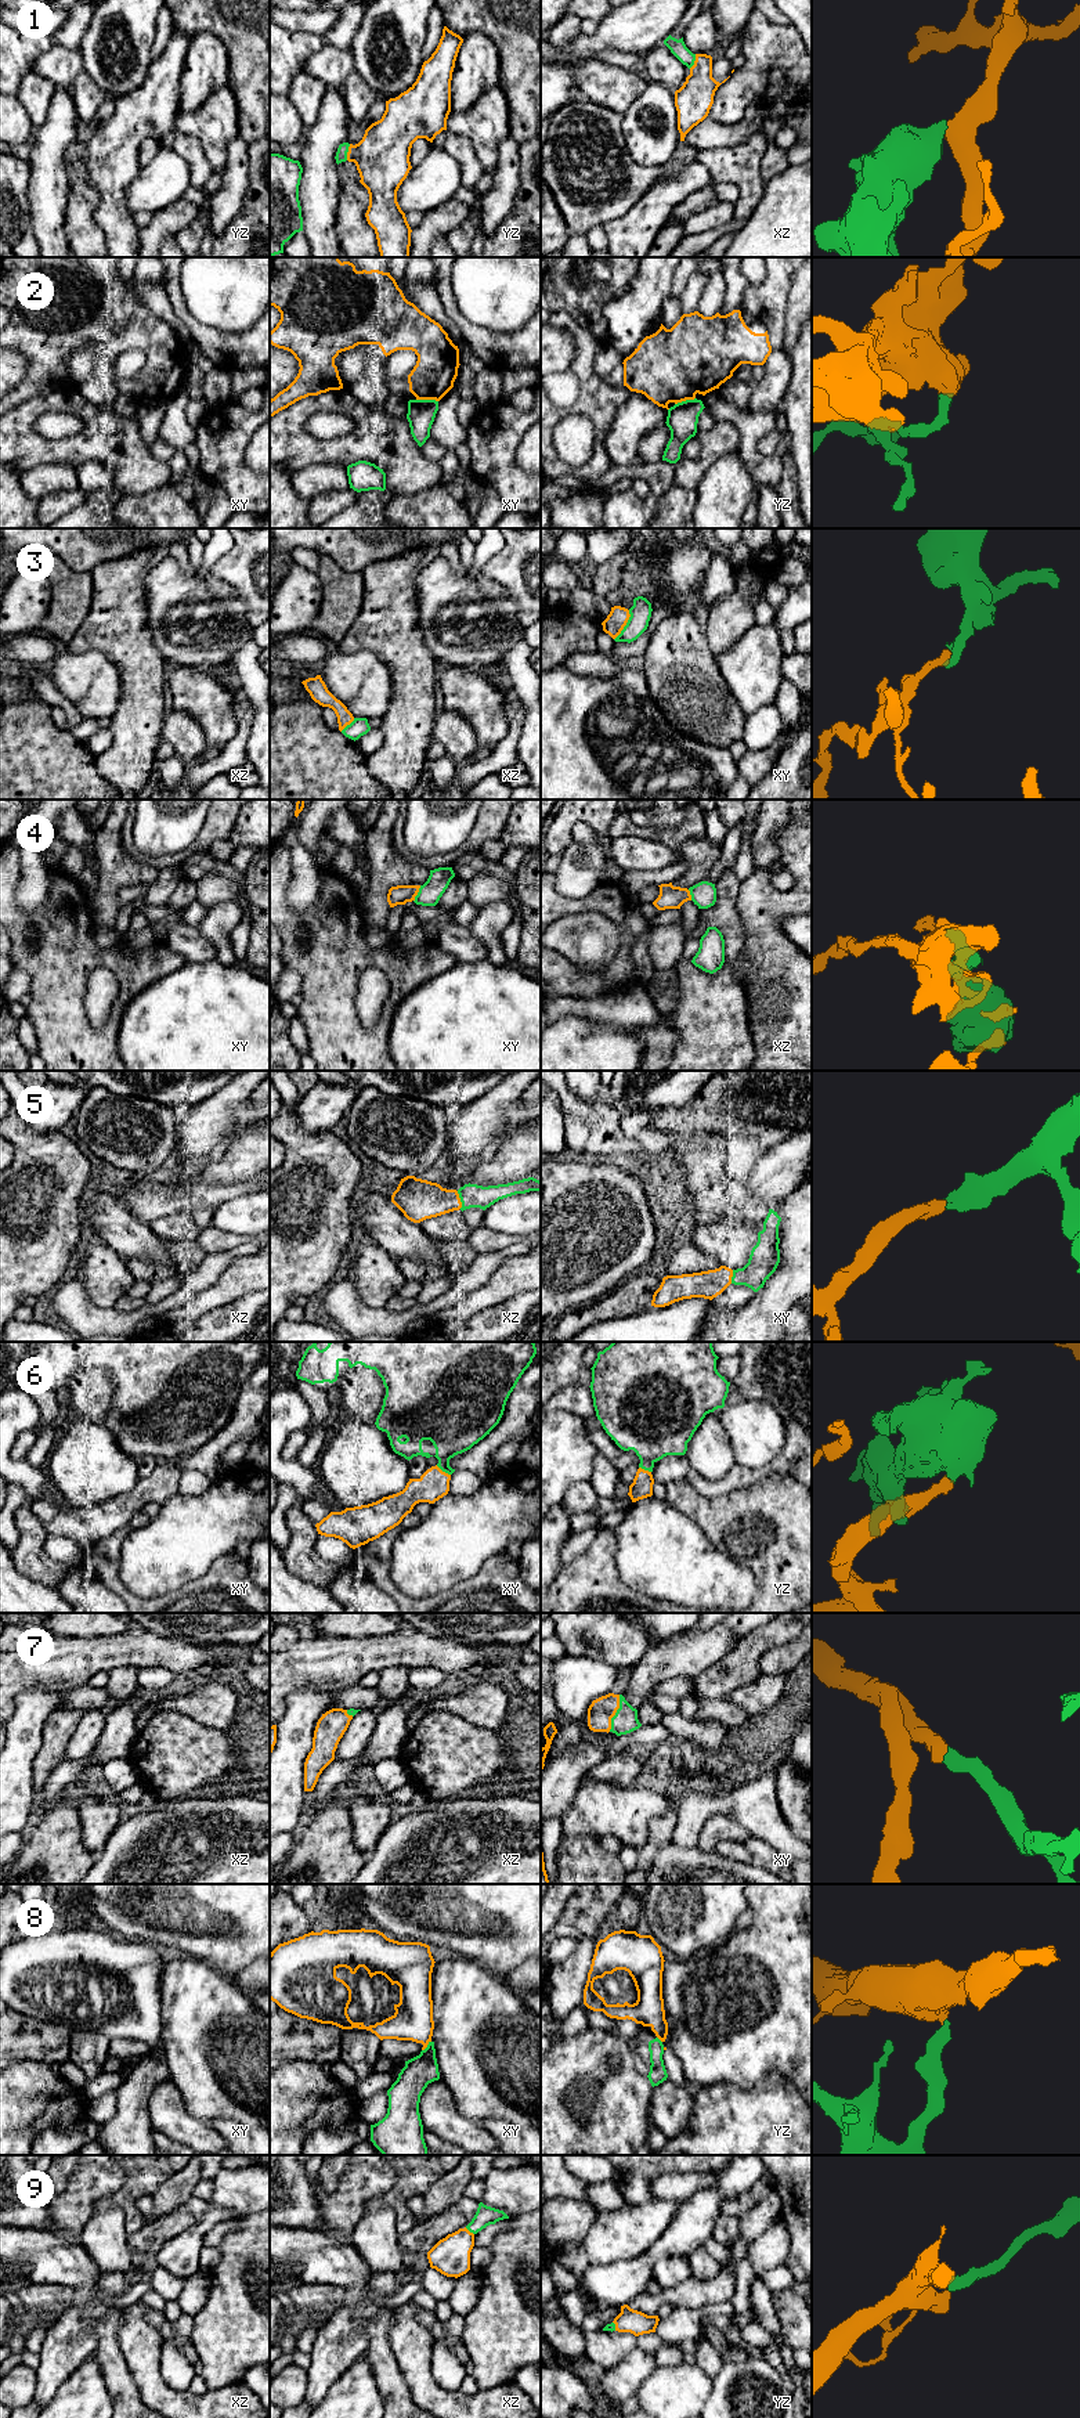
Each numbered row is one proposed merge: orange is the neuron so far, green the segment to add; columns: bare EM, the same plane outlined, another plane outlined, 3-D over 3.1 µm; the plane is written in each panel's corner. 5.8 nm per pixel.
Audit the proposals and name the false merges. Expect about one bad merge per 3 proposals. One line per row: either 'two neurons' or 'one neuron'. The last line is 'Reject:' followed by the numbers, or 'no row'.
1: one neuron
2: two neurons
3: two neurons
4: two neurons
5: one neuron
6: one neuron
7: one neuron
8: two neurons
9: one neuron
Reject: 2, 3, 4, 8

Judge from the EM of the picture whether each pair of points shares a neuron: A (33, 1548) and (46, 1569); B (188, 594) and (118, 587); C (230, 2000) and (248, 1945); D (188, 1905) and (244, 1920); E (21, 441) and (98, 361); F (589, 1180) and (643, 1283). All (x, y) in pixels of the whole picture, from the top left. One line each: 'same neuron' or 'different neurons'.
A: same neuron
B: different neurons
C: different neurons
D: same neuron
E: different neurons
F: different neurons

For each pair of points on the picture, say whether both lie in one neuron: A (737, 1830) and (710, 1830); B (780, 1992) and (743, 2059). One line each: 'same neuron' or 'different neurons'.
A: same neuron
B: same neuron

